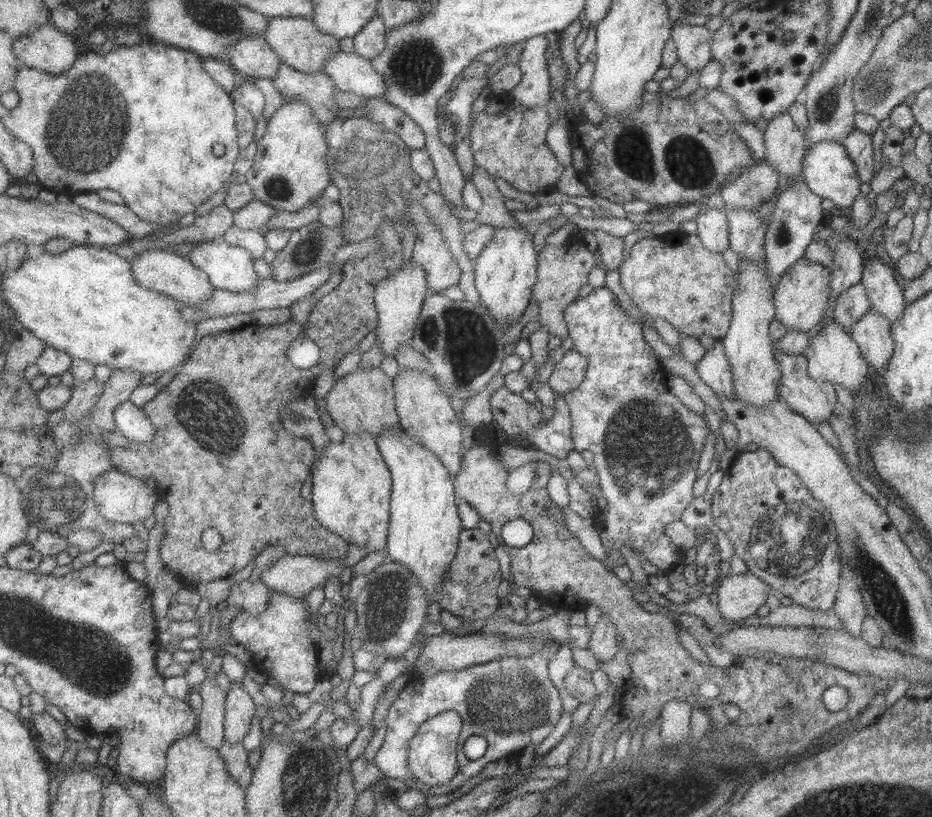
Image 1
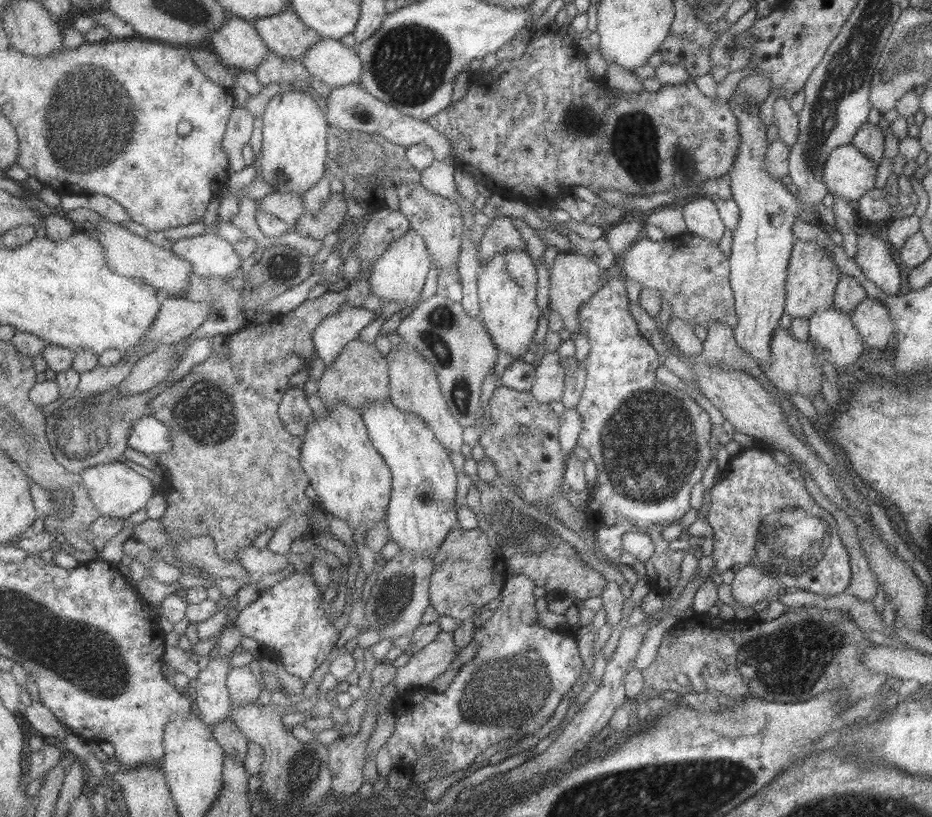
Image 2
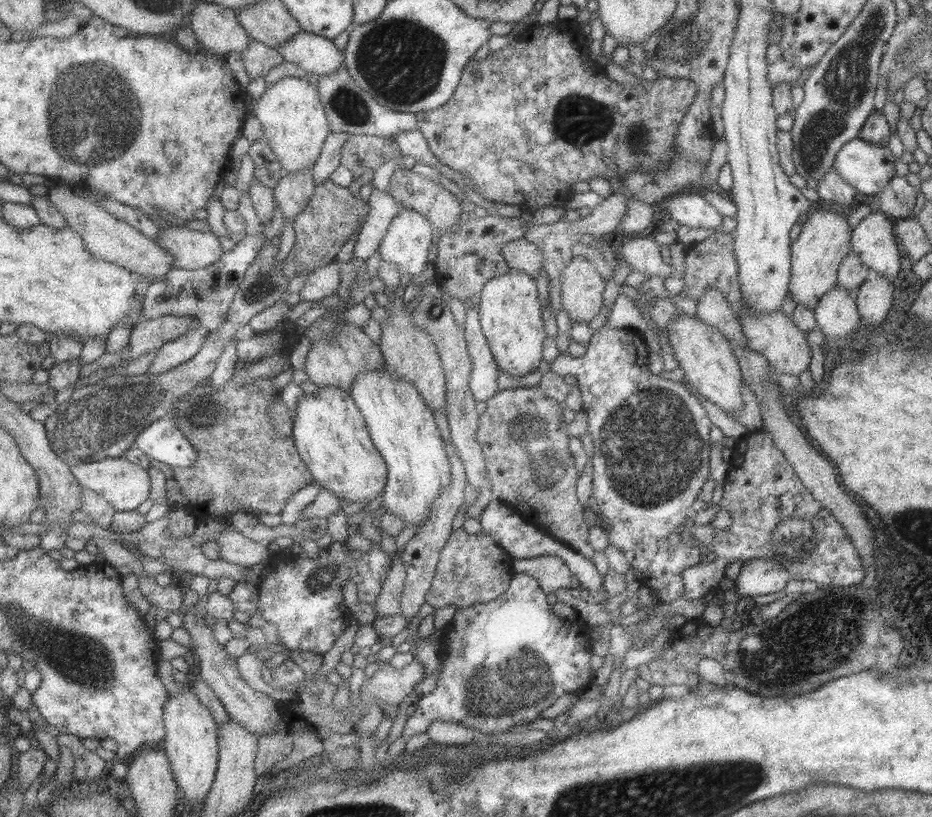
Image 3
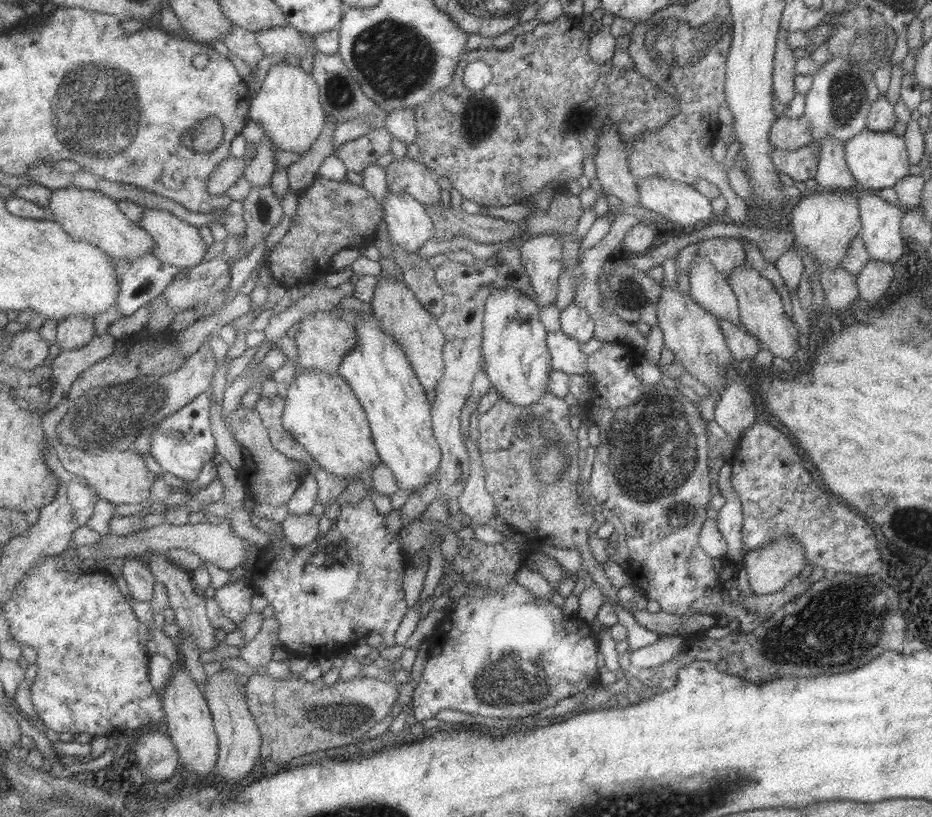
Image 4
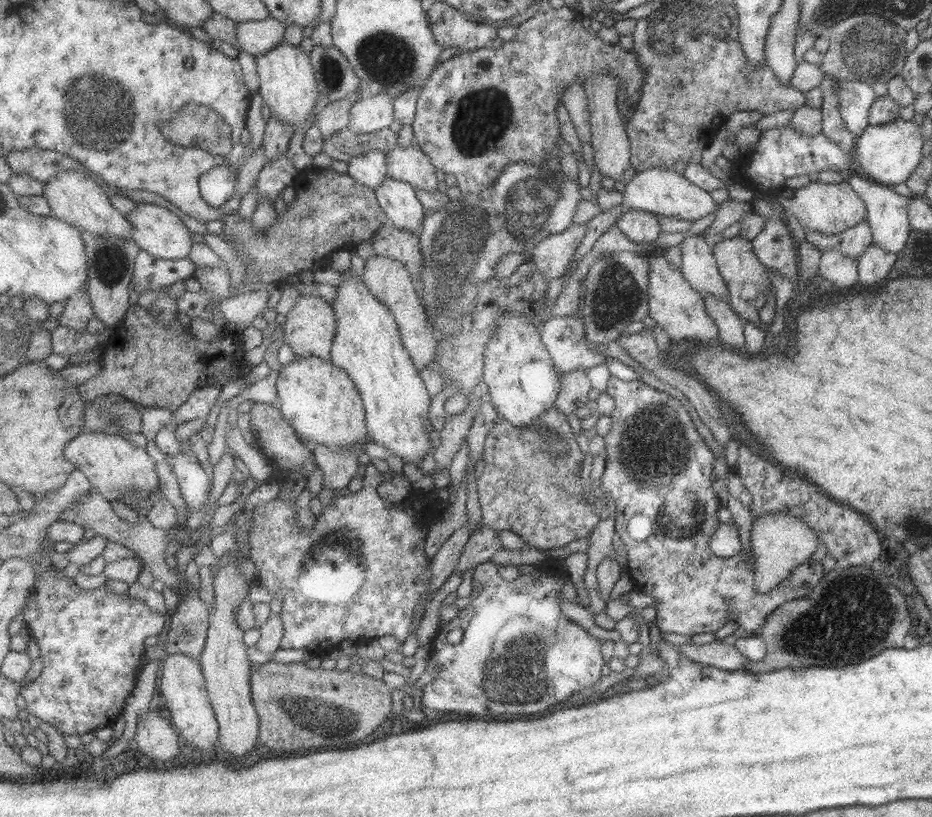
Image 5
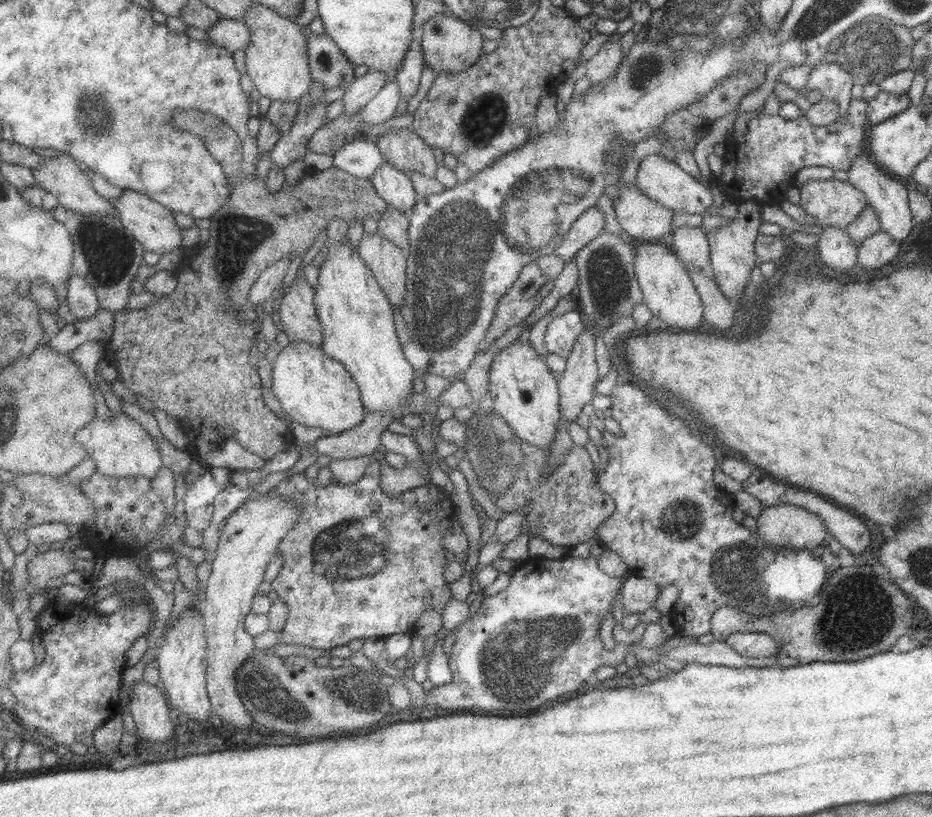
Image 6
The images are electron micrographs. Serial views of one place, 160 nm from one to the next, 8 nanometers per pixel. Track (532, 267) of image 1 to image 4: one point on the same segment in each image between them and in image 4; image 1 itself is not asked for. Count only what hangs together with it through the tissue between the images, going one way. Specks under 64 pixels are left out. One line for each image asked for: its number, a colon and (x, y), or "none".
2: (506, 286)
3: (510, 319)
4: (515, 359)

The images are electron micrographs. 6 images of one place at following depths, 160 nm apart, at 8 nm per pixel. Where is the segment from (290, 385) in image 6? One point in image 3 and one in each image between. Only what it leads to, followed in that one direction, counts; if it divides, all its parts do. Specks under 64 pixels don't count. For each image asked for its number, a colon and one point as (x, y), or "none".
3: (332, 436)
4: (323, 412)
5: (321, 401)

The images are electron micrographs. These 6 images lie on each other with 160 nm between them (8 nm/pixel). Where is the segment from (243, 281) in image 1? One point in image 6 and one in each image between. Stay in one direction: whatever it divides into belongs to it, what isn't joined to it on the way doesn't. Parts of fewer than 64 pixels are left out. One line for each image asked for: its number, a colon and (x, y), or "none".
2: (212, 255)
3: (193, 249)
4: (179, 243)
5: (157, 230)
6: (154, 225)

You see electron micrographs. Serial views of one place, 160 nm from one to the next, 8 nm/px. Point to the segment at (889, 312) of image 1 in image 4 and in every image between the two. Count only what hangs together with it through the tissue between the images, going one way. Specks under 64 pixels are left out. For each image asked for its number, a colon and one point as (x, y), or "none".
2: (872, 255)
3: (872, 240)
4: (881, 232)

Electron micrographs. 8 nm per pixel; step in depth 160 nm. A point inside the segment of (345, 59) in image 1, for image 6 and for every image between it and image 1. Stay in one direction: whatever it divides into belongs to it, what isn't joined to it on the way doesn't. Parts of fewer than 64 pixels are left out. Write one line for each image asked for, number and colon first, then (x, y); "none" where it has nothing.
2: (330, 61)
3: (313, 53)
4: (288, 40)
5: (256, 37)
6: (233, 34)

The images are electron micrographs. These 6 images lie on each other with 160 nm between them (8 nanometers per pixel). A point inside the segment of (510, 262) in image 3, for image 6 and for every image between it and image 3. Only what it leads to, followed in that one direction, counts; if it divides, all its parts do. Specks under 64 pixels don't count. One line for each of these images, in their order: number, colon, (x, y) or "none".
4: (541, 255)
5: (551, 256)
6: (585, 227)

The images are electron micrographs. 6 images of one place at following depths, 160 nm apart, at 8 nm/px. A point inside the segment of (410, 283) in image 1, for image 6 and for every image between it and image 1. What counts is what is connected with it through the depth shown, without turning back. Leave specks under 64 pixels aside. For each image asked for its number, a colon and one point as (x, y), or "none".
2: (399, 275)
3: (408, 239)
4: (409, 225)
5: (399, 199)
6: (397, 187)

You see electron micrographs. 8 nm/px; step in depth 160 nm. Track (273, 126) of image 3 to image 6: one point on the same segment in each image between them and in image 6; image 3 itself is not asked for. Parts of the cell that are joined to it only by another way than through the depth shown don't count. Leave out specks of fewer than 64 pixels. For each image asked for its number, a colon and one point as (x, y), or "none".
4: (289, 108)
5: (289, 87)
6: (278, 59)

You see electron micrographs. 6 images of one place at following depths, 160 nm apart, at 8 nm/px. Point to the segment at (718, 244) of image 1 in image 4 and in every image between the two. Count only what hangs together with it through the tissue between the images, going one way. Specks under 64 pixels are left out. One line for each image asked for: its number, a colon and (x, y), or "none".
2: (701, 217)
3: (688, 208)
4: (680, 203)

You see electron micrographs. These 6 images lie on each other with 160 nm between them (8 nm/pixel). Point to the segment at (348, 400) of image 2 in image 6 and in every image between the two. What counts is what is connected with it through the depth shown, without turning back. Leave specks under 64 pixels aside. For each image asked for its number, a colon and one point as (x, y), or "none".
3: (336, 361)
4: (323, 340)
5: (311, 325)
6: (299, 314)

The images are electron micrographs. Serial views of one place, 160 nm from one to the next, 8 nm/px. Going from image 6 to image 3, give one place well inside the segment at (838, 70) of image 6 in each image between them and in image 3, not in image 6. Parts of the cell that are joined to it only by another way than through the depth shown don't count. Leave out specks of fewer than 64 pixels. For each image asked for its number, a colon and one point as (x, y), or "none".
3: (833, 191)
4: (832, 173)
5: (833, 128)

